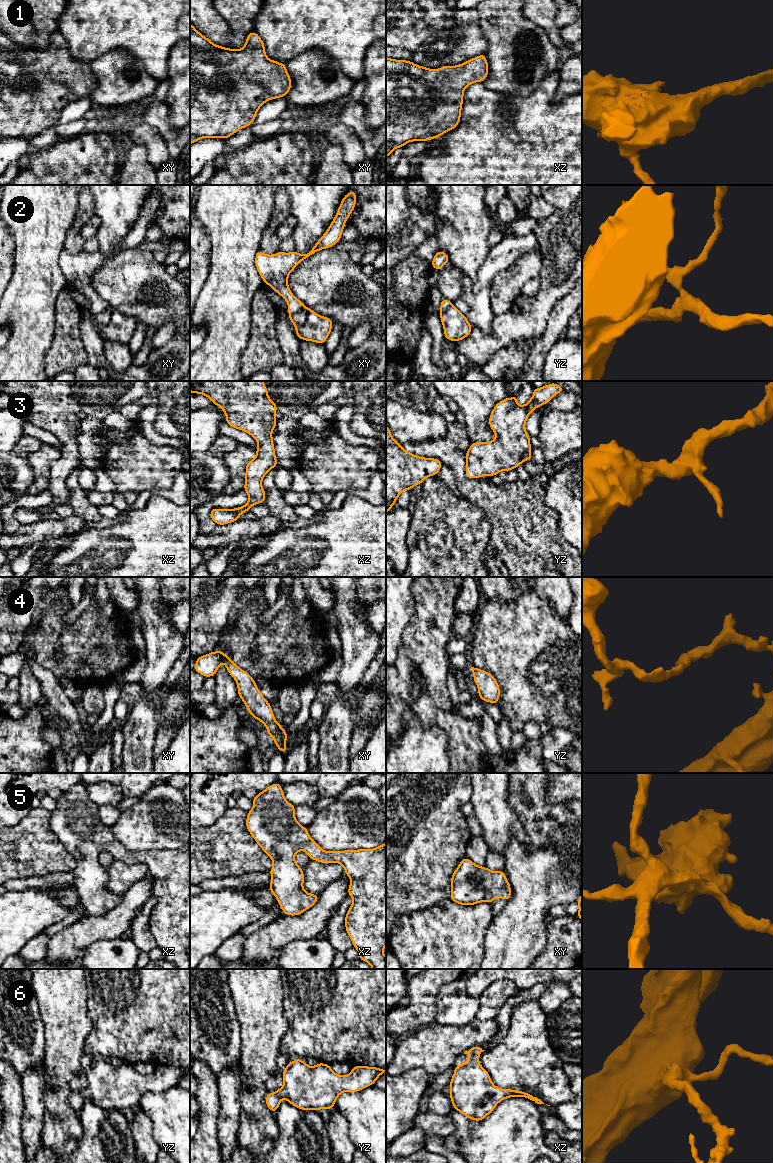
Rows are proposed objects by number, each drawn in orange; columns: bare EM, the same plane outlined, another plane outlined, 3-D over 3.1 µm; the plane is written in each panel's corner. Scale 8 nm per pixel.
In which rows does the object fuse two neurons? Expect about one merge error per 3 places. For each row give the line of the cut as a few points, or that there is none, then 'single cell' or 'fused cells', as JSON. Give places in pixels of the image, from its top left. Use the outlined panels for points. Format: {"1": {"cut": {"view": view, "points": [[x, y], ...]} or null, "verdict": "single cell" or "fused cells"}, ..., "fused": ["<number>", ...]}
{"1": {"cut": null, "verdict": "single cell"}, "2": {"cut": {"view": "xy", "points": [[303, 305], [289, 315]]}, "verdict": "fused cells"}, "3": {"cut": null, "verdict": "single cell"}, "4": {"cut": null, "verdict": "single cell"}, "5": {"cut": null, "verdict": "single cell"}, "6": {"cut": null, "verdict": "single cell"}, "fused": ["2"]}

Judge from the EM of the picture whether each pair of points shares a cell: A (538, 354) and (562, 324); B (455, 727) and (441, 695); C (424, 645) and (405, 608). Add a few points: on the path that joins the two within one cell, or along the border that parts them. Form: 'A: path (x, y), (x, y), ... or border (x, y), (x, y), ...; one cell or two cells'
A: path (541, 347), (555, 331); one cell
B: border (429, 695), (436, 705), (451, 711); two cells
C: border (412, 594), (413, 614), (403, 631), (401, 639); two cells

